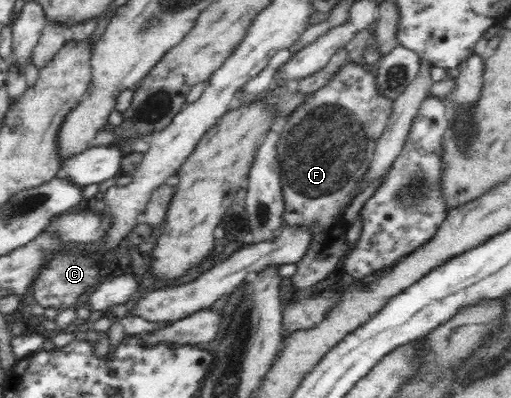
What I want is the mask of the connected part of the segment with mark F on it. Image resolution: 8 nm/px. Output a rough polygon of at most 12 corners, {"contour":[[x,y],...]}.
{"contour":[[346,61],[278,127],[298,289],[334,275],[393,100]]}

